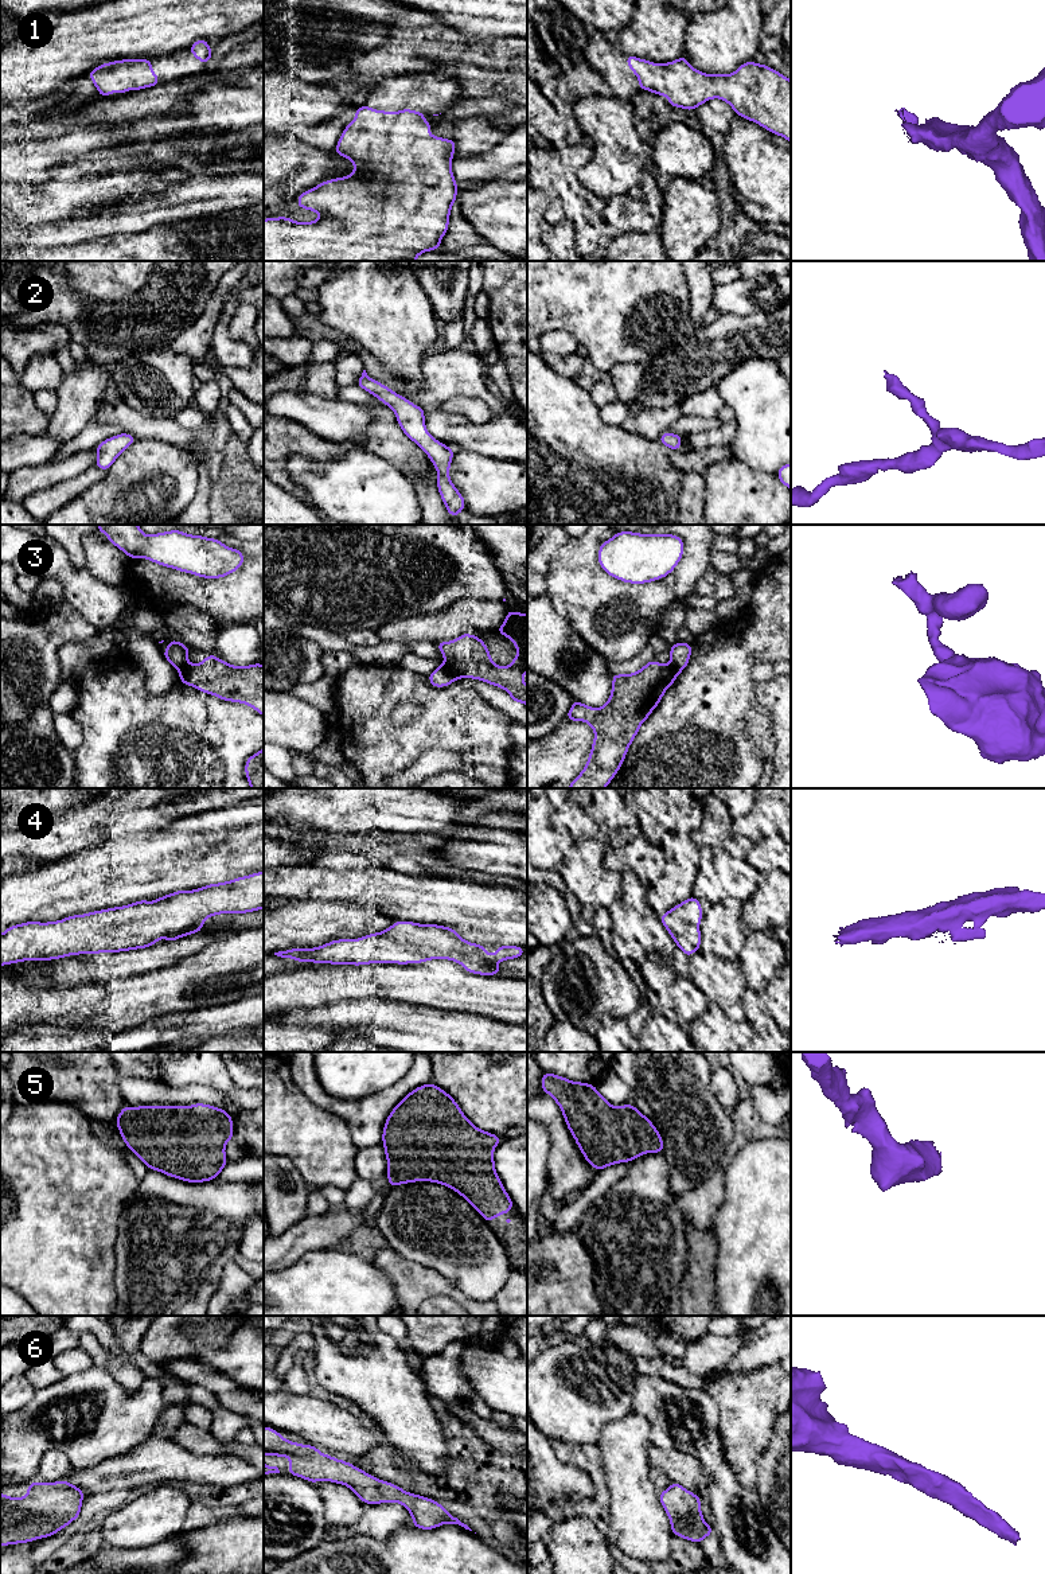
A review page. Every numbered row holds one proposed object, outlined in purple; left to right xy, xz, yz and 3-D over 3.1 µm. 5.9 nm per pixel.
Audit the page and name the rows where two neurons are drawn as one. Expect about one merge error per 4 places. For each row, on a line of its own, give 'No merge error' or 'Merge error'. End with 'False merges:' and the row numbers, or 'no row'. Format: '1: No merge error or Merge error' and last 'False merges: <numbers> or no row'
1: No merge error
2: No merge error
3: Merge error
4: No merge error
5: No merge error
6: No merge error
False merges: 3

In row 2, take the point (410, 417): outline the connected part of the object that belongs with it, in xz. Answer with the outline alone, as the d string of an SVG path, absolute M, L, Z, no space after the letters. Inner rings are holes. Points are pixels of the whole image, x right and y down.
M363 370L355 383L387 405L397 416L401 430L416 443L437 470L437 490L451 517L465 510L465 499L449 478L455 451L430 436L425 424L425 409L414 405L386 385L370 378Z

